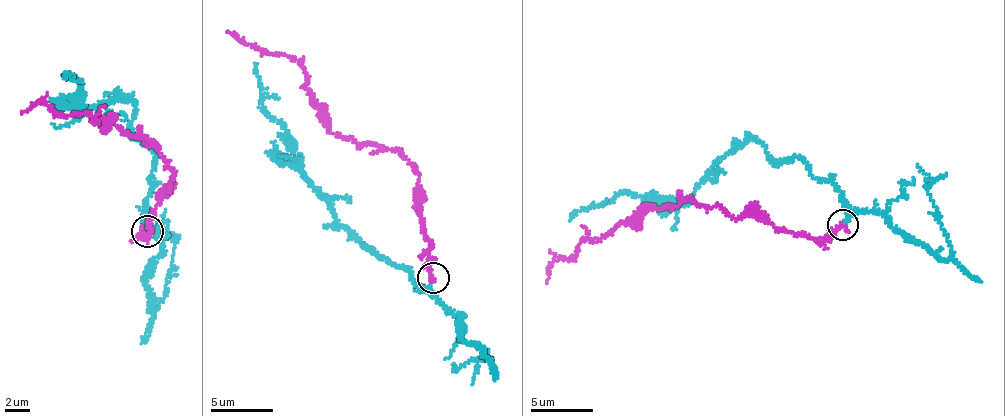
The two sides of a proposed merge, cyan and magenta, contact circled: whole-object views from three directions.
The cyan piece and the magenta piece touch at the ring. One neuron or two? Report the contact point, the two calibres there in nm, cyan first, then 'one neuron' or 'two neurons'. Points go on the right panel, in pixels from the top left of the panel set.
place (843, 224); calibres 180 and 220 nm; one neuron

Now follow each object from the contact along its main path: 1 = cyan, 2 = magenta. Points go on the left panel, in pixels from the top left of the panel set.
1: (146, 229), (153, 157), (137, 138), (134, 103), (117, 96), (79, 112), (85, 95), (69, 74), (63, 78)
2: (146, 232), (172, 175), (155, 144), (129, 137), (104, 117), (55, 113), (36, 102), (21, 114)

